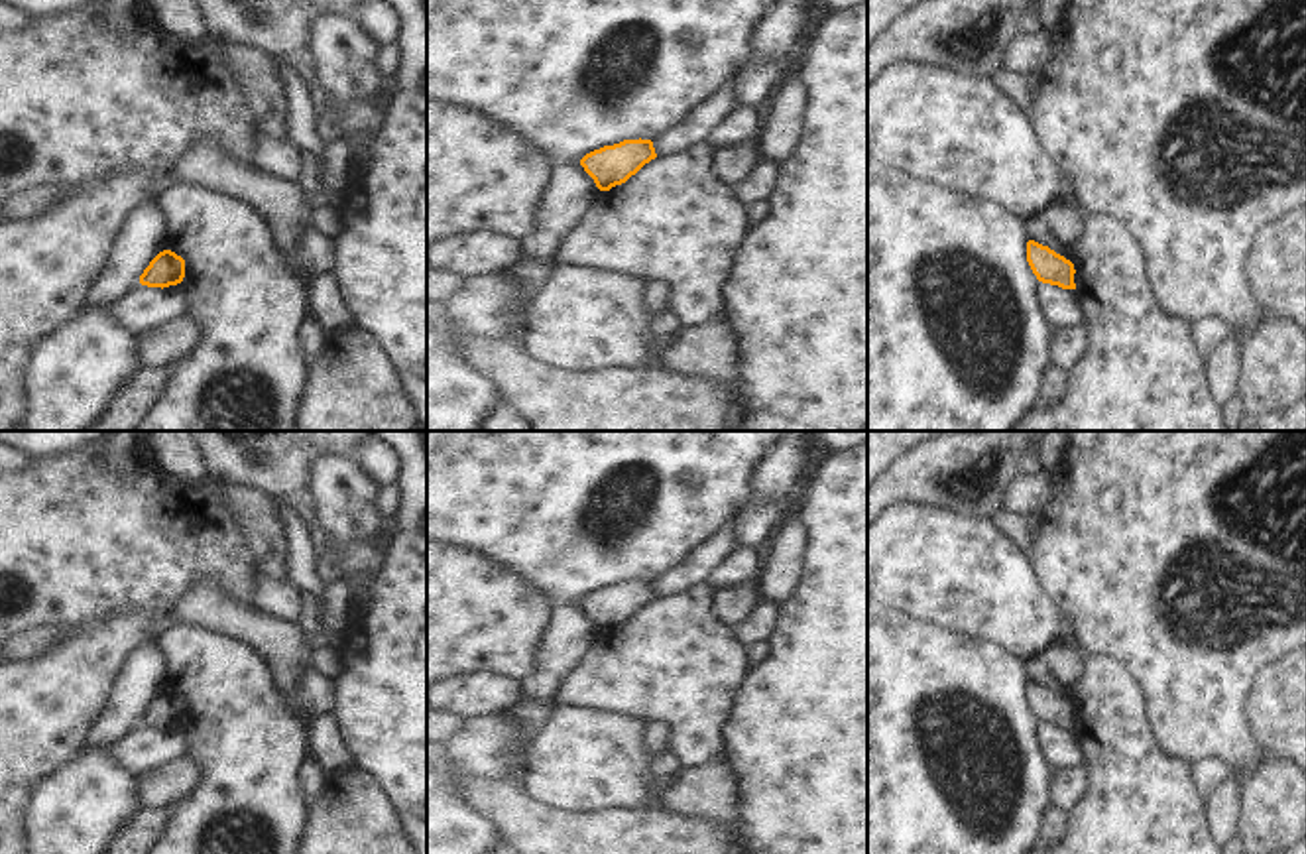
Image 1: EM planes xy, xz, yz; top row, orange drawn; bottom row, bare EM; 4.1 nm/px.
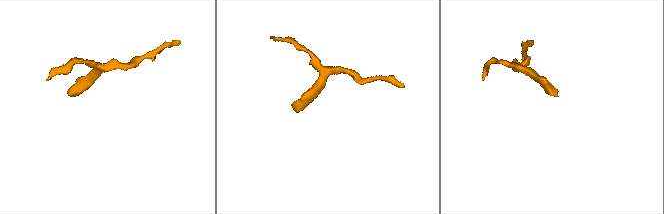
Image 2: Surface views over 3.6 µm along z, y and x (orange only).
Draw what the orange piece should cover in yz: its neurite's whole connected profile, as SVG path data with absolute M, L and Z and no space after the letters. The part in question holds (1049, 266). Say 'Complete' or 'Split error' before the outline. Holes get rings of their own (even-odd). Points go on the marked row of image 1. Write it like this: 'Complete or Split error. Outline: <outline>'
Complete. Outline: M1029 240L1027 262L1039 281L1058 285L1062 289L1076 289L1074 264L1048 246Z

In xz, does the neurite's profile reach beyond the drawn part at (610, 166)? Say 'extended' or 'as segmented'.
as segmented

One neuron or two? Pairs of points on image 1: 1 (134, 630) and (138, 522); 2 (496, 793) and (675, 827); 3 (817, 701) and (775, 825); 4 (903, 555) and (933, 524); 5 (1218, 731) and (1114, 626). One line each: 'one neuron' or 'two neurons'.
1: two neurons
2: one neuron
3: one neuron
4: one neuron
5: one neuron

